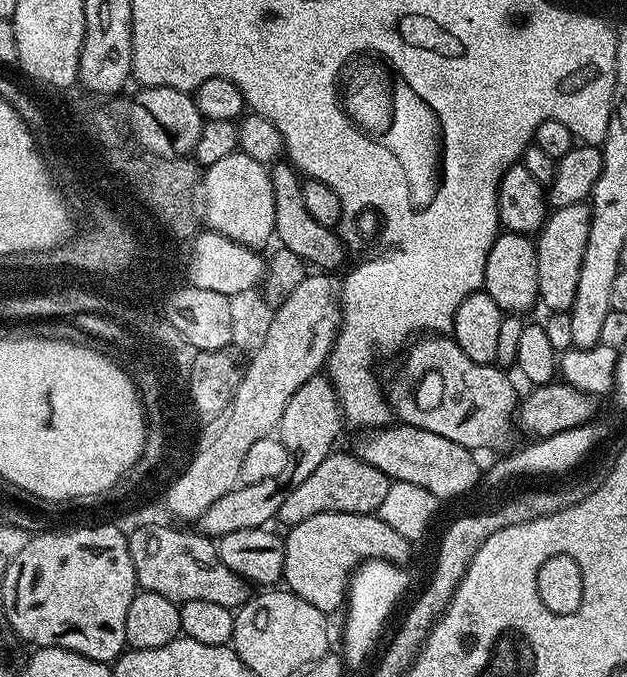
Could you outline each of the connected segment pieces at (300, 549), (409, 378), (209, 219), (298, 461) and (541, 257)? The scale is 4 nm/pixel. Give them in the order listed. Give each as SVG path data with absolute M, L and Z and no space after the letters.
M314 514L314 518L306 518L306 522L291 525L287 532L288 536L283 537L283 583L287 591L310 602L325 614L333 614L345 607L349 580L365 560L388 560L392 564L403 565L410 548L410 541L402 538L398 530L386 526L386 522L382 522L376 514Z
M448 334L425 335L403 356L396 381L386 392L389 407L401 423L439 434L473 452L479 448L504 448L509 444L520 394L508 381L507 371L466 358Z
M234 151L230 154L226 154L226 158L221 158L220 161L214 162L214 166L210 166L209 168L203 169L202 172L202 190L204 188L204 216L202 212L202 220L204 220L209 229L211 231L217 232L218 234L222 234L226 238L230 238L234 242L238 242L239 244L245 244L248 248L254 248L257 250L263 249L263 244L273 239L276 227L274 226L274 198L272 197L272 186L270 183L270 172L267 167L263 164L259 164L254 158L250 158L246 153L242 151Z
M317 374L302 382L302 386L298 386L298 390L294 391L286 404L278 429L278 437L291 456L294 472L296 468L293 476L296 484L310 478L310 474L314 474L314 470L322 466L324 459L332 455L332 443L340 436L340 424L342 425L340 399L337 398L336 388L327 375Z
M587 203L574 206L552 208L538 235L535 237L536 257L538 258L538 297L539 303L548 307L549 313L568 312L574 302L574 294L578 292L578 273L582 271L582 254L586 254L586 238L590 238L590 222L592 210Z

